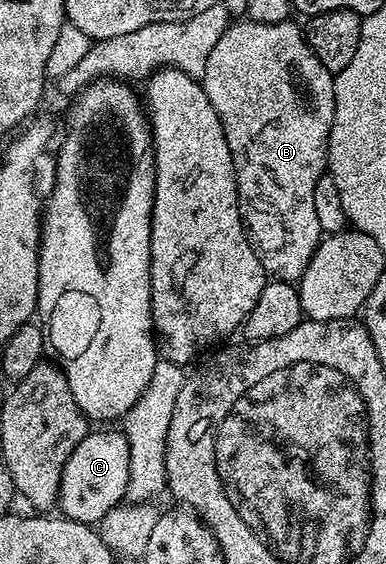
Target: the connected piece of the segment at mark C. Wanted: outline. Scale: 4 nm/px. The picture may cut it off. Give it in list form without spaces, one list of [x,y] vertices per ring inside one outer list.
[[[118,428],[94,429],[87,432],[84,440],[76,444],[72,456],[68,456],[58,493],[61,513],[67,518],[87,524],[101,523],[105,519],[102,517],[112,513],[117,508],[118,501],[126,498],[128,488],[130,452],[125,433]]]

